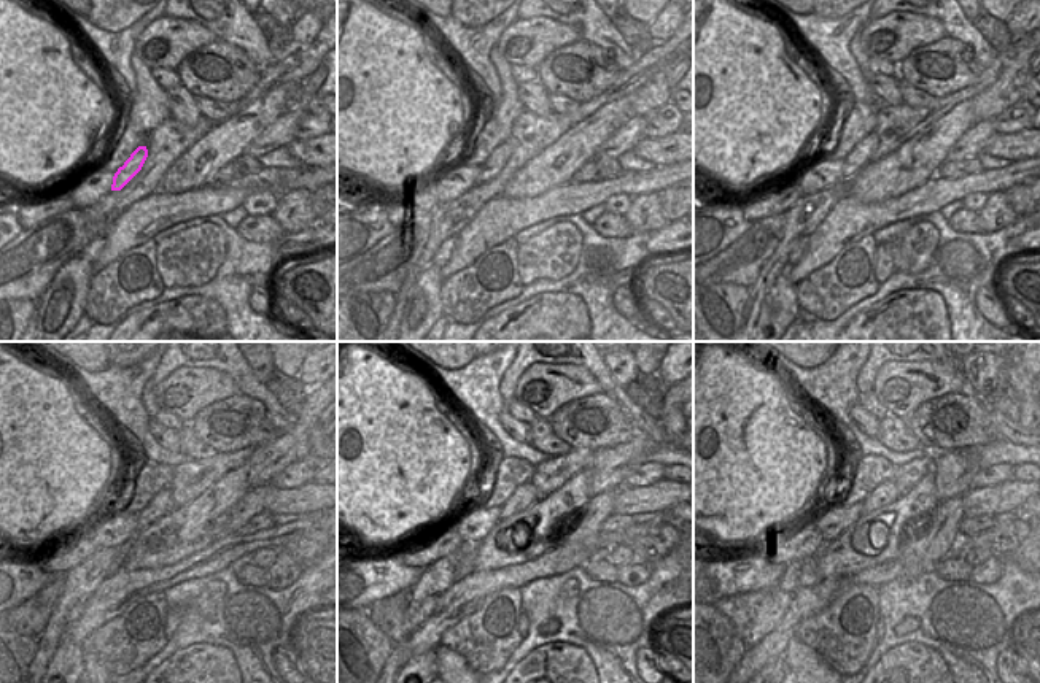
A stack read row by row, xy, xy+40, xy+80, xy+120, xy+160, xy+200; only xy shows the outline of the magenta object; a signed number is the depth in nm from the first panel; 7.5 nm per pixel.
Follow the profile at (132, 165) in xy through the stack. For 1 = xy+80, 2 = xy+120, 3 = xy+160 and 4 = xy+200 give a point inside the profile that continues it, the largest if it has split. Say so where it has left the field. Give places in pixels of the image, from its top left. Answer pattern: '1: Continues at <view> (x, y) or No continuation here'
1: Continues at xy+80 (859, 156)
2: Continues at xy+120 (159, 505)
3: Continues at xy+160 (523, 496)
4: Continues at xy+200 (886, 493)

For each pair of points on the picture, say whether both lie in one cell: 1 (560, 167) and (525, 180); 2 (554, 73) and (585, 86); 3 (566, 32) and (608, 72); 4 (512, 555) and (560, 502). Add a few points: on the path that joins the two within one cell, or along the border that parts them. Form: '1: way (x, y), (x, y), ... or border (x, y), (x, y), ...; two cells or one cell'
1: way (552, 167), (533, 180); one cell
2: way (562, 73), (571, 83), (578, 83); one cell
3: border (581, 38), (558, 46), (543, 59); two cells
4: way (503, 534), (503, 529), (514, 518), (539, 513); one cell

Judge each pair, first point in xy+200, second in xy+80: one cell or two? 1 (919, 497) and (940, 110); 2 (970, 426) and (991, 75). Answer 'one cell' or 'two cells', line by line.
1: two cells
2: two cells

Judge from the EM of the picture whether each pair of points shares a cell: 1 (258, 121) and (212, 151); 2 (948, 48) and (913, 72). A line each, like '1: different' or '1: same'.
1: same
2: same

